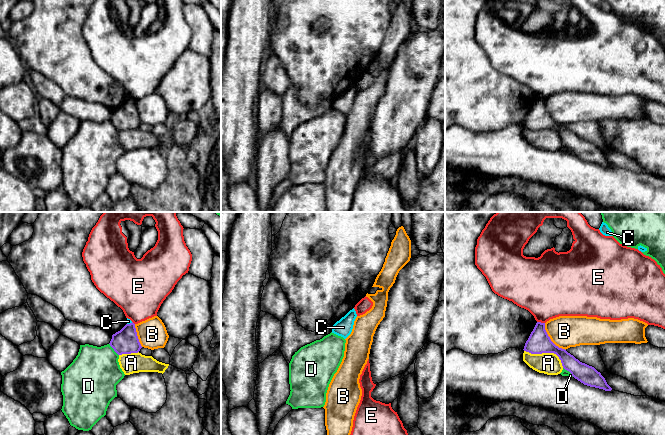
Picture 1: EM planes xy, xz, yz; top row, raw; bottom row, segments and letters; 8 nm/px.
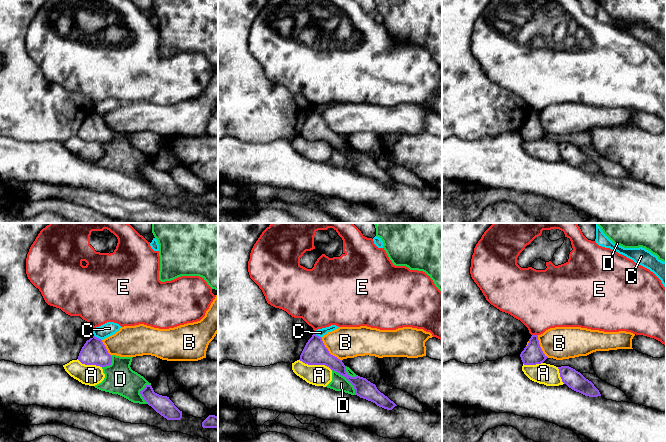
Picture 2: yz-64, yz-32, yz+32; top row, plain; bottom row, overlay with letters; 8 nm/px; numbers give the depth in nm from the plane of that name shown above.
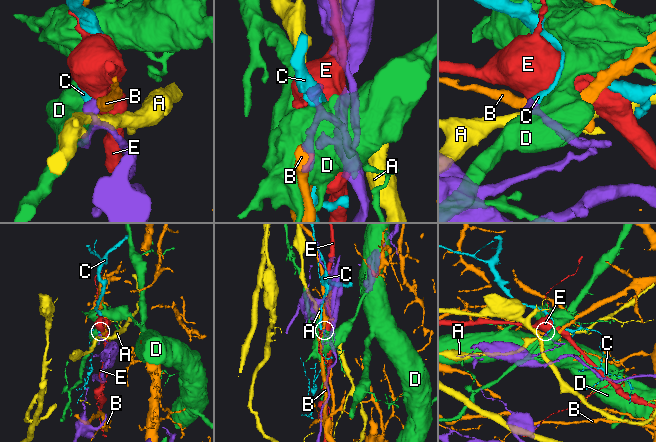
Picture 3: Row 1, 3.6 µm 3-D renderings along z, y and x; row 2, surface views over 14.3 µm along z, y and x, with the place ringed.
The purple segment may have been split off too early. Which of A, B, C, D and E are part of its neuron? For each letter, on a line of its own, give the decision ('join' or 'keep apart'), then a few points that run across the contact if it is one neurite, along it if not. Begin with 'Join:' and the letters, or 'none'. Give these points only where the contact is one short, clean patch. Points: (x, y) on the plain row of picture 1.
Join: none
A: keep apart
B: keep apart
C: keep apart | xy (132, 98), (127, 100)
D: keep apart
E: keep apart | yz (537, 97), (544, 99)

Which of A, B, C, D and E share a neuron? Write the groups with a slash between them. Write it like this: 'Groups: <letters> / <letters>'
Groups: A / B / C / D / E

